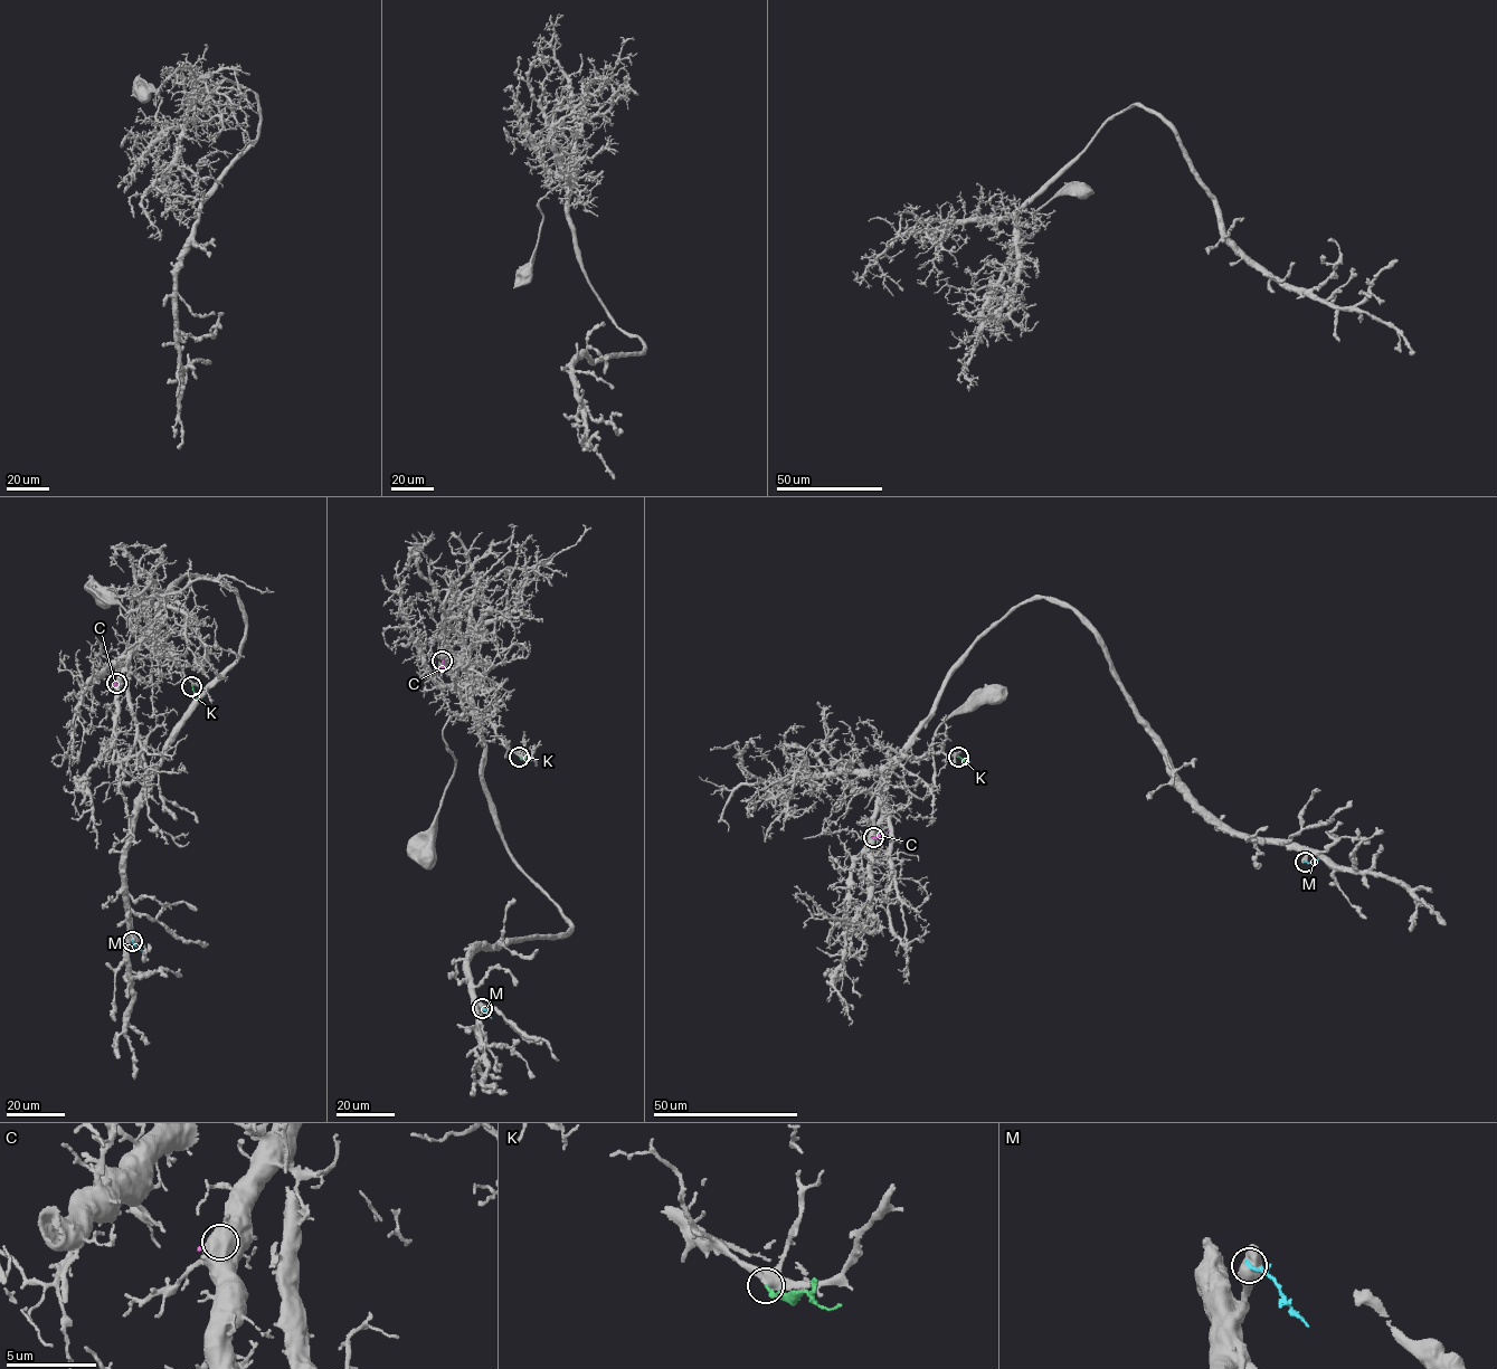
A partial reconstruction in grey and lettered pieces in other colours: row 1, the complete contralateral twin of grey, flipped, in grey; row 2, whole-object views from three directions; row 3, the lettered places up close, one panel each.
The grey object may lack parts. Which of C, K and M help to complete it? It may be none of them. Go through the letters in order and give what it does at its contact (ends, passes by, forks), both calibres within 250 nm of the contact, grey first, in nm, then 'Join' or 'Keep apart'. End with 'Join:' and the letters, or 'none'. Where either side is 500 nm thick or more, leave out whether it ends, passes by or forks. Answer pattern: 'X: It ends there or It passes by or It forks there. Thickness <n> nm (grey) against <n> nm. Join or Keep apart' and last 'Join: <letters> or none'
C: Thickness 800 nm (grey) against 240 nm. Keep apart
K: Thickness 600 nm (grey) against 170 nm. Join
M: Thickness 1000 nm (grey) against 240 nm. Keep apart
Join: K

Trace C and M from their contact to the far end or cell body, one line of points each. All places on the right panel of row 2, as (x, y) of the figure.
C: (873, 837), (888, 830)
M: (1305, 862), (1318, 859)

